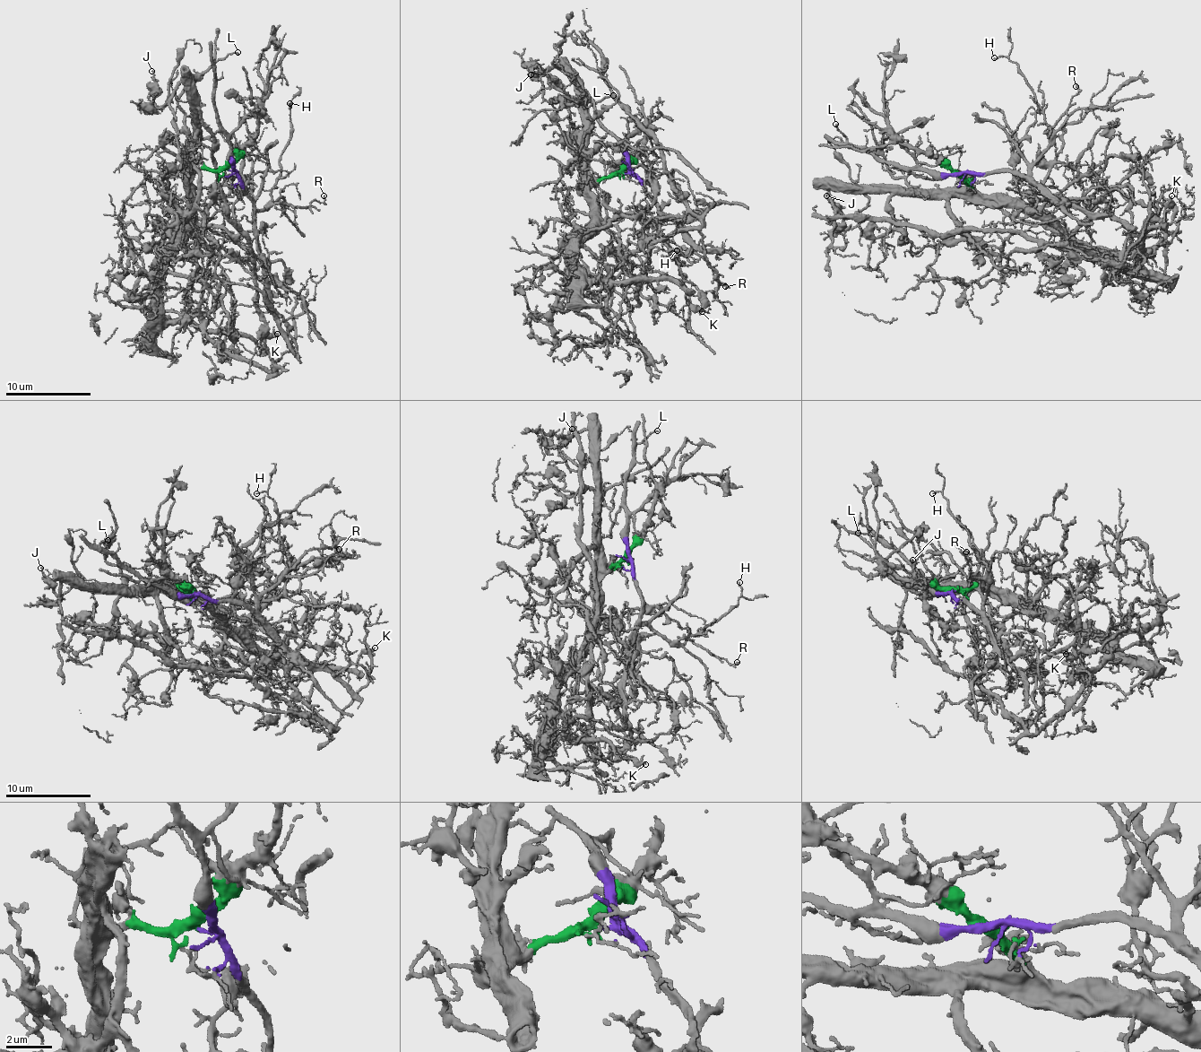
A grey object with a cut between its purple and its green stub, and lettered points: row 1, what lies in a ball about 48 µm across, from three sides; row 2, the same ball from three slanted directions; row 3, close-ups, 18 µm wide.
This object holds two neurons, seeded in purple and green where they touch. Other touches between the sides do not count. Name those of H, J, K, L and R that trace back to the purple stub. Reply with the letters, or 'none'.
H, L, R

